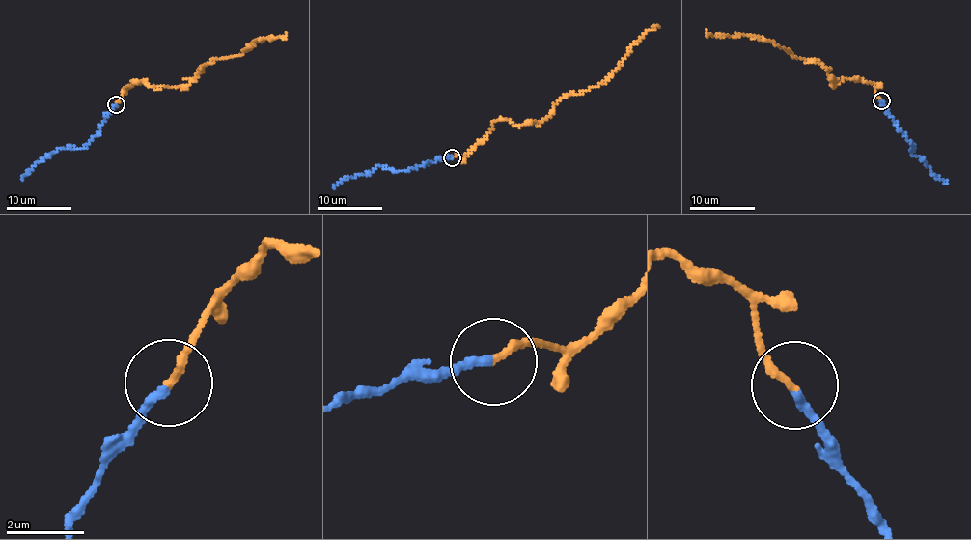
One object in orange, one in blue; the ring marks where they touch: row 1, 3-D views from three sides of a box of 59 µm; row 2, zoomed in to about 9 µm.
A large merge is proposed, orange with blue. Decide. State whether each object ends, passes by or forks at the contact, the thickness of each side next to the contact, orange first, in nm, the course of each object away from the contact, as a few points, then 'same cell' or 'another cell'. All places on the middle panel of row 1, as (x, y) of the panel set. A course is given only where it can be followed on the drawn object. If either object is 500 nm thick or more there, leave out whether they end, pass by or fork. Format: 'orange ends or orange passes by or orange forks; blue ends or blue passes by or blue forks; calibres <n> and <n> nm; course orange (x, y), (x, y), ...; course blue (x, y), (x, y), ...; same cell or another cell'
orange ends; blue ends; calibres 190 and 200 nm; course orange (451, 156), (476, 146), (495, 120), (532, 123), (564, 97), (596, 87), (659, 25); course blue (451, 156), (430, 160), (410, 170), (375, 166), (365, 174), (344, 179), (333, 188); another cell

